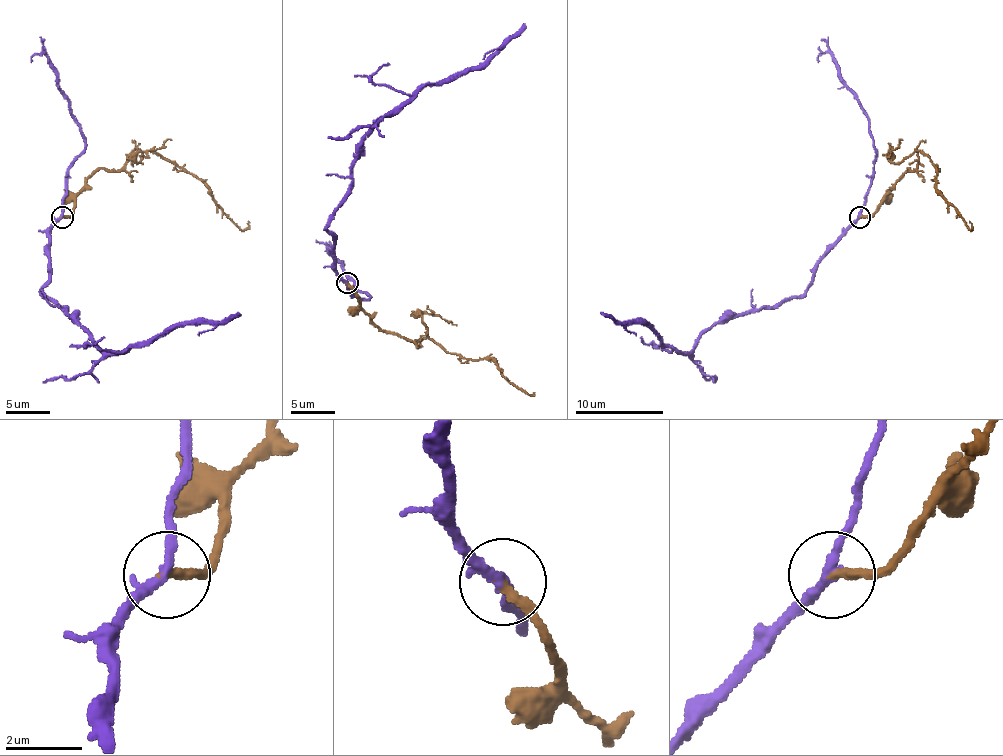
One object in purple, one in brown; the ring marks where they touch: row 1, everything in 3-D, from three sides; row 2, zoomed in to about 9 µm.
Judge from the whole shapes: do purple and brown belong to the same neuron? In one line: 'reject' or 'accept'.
accept

